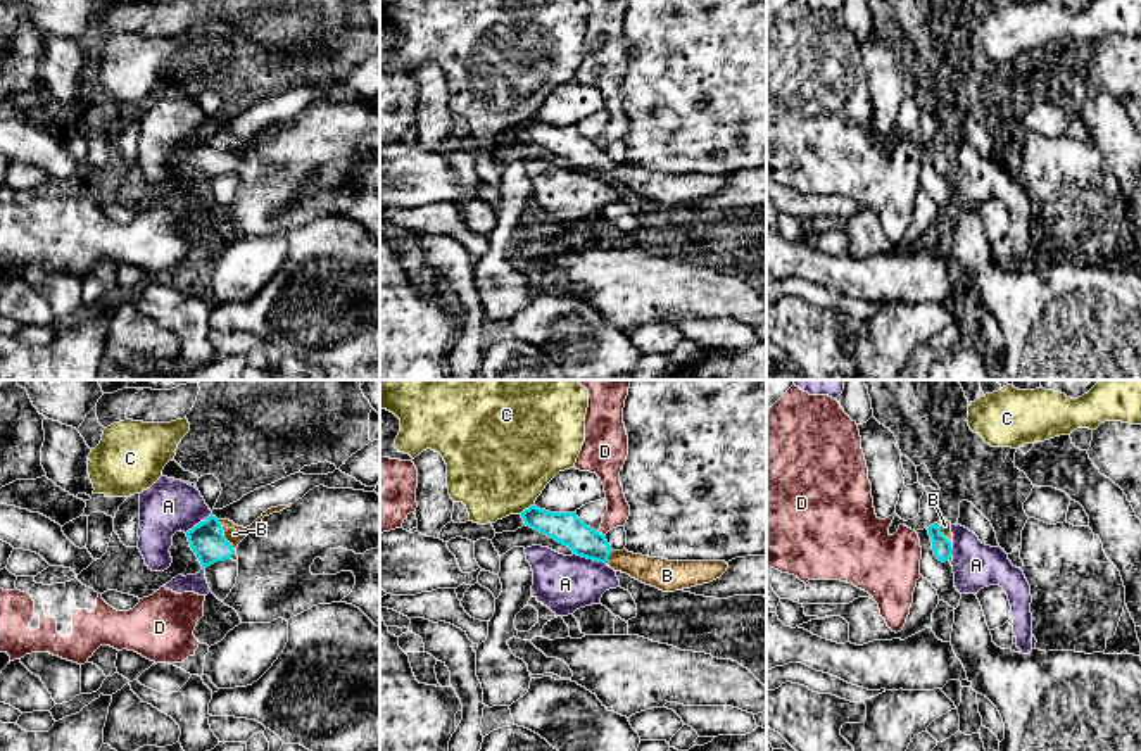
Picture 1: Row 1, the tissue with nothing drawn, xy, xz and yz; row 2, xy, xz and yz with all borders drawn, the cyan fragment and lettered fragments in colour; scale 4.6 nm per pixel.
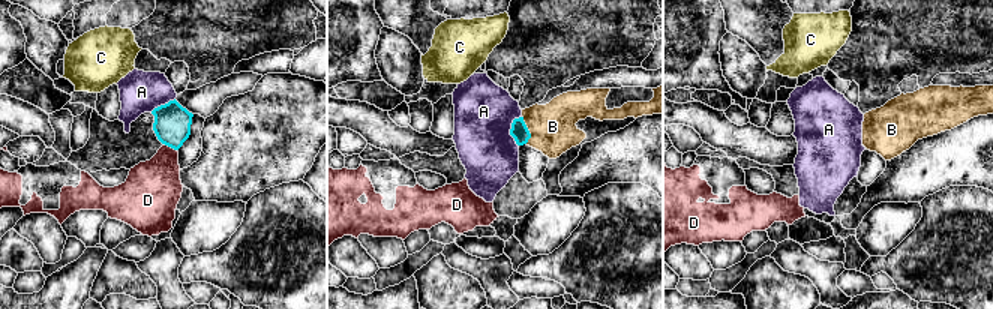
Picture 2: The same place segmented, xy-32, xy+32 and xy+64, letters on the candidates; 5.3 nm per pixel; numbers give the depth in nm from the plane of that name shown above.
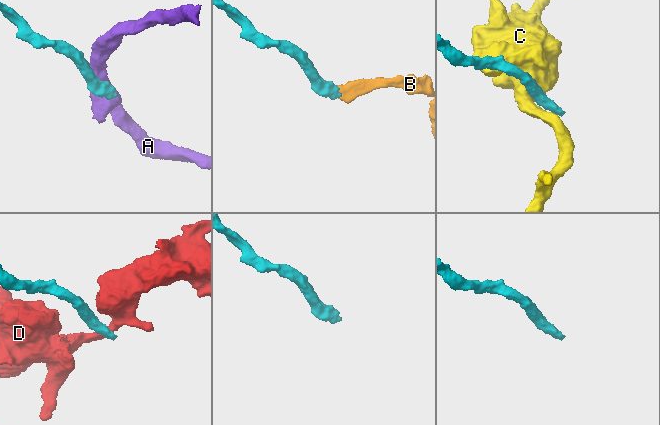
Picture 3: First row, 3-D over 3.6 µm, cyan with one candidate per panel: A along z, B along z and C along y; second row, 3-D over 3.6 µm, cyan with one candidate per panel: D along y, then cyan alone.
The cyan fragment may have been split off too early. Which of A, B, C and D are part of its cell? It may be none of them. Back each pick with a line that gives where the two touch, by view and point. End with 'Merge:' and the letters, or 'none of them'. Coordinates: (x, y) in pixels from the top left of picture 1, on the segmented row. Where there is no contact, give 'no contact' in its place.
B: xy (225, 539)
Merge: B

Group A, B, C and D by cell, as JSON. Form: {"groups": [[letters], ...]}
{"groups": [["A"], ["B"], ["C"], ["D"]]}

